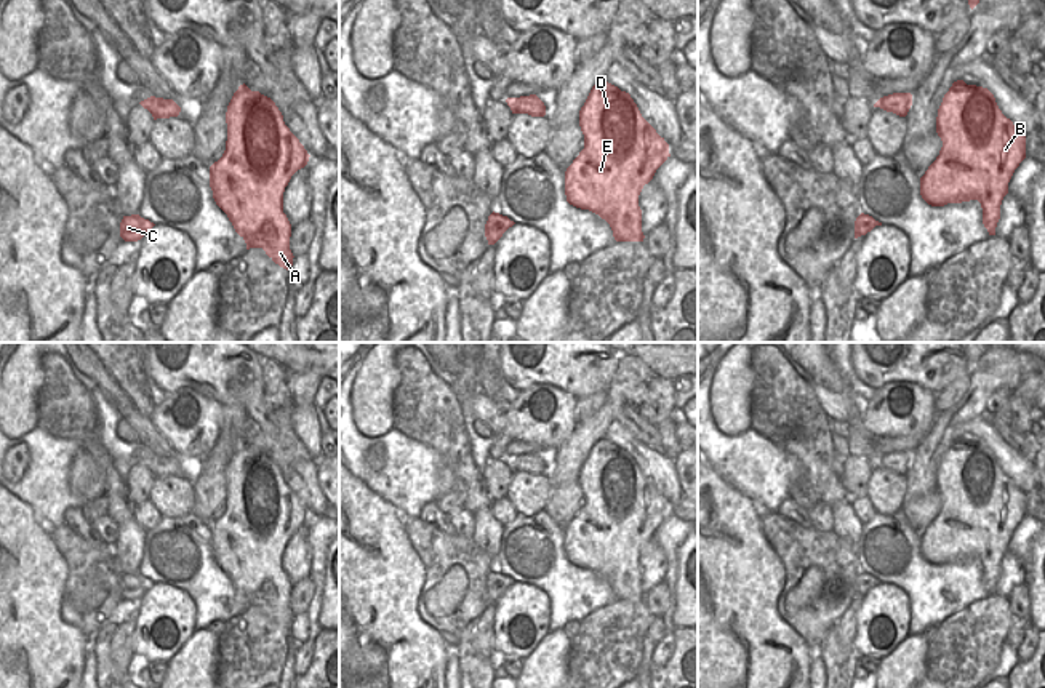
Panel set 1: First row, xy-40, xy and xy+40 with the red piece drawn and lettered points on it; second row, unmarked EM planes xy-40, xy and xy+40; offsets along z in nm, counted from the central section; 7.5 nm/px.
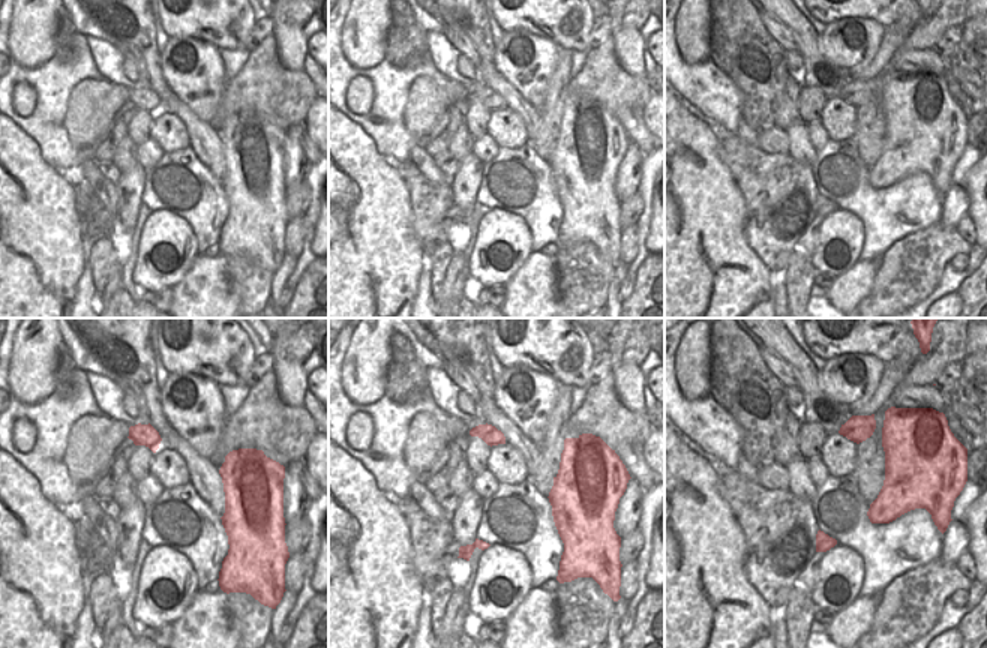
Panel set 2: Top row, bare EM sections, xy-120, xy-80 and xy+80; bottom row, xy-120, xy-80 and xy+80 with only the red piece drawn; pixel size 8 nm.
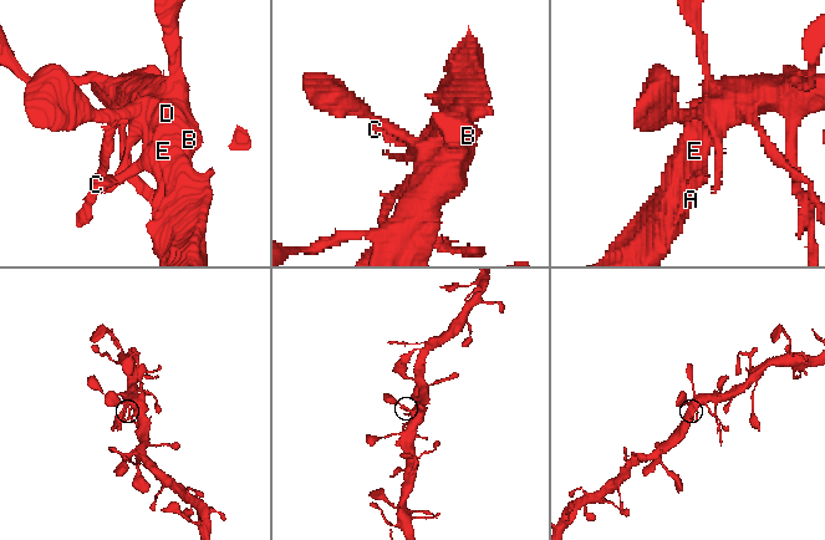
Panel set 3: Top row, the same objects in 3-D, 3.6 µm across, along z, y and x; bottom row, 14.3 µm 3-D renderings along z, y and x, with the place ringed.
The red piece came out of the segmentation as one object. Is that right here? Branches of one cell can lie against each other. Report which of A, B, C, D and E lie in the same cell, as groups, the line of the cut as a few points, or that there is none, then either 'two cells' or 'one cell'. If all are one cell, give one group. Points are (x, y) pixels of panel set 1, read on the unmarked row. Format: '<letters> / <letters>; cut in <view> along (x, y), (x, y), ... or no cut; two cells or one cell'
A B C D E; no cut; one cell

